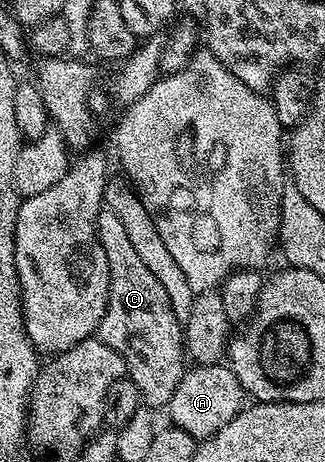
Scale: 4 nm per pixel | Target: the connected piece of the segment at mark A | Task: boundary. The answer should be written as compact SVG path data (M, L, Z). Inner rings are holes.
M228 363L203 364L190 369L178 384L172 385L167 411L173 419L170 420L172 427L187 430L187 434L200 442L209 439L223 426L227 426L231 418L239 415L241 409L246 407L247 393L239 382L237 372Z

